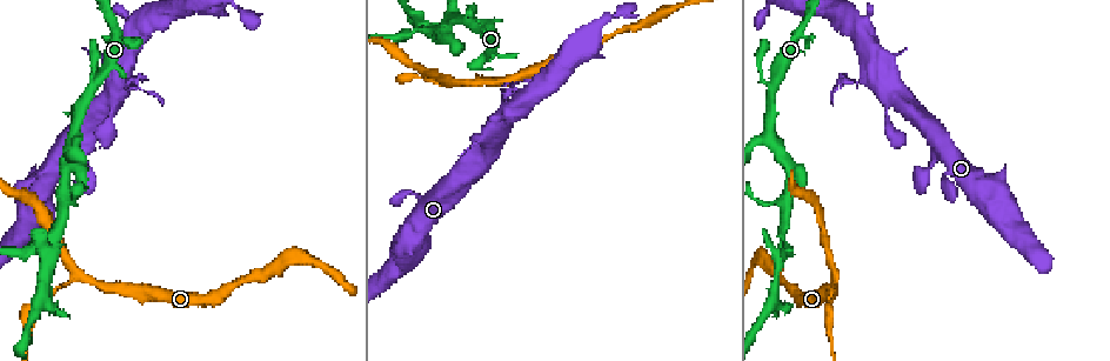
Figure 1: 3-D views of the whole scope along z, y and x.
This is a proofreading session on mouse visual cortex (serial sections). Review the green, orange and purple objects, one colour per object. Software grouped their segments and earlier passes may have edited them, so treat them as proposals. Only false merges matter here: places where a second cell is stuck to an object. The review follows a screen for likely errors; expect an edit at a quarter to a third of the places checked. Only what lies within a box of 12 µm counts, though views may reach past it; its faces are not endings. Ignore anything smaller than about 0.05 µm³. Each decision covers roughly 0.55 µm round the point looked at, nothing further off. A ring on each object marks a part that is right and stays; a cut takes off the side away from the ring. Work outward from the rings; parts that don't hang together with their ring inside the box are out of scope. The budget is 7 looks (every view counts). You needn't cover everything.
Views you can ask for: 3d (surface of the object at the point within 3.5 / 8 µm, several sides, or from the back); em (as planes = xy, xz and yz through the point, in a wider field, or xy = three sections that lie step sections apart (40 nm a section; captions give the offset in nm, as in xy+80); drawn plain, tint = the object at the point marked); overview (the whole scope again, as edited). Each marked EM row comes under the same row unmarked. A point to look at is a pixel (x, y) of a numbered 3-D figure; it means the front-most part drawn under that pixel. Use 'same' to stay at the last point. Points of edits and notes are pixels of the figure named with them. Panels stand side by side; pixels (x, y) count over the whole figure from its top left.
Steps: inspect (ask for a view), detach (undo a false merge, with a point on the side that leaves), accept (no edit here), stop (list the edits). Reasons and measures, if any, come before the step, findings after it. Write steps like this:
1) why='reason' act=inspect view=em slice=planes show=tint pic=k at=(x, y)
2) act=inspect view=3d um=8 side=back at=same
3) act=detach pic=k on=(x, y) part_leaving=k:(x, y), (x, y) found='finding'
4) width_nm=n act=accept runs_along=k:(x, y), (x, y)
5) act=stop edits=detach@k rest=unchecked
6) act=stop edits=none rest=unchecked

why='three arms meet' act=inspect view=3d um=3.5 pic=1 at=(84, 275)

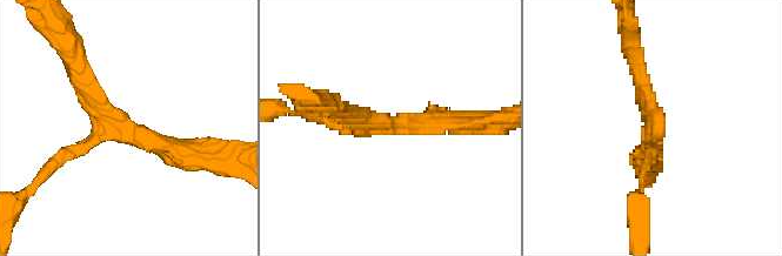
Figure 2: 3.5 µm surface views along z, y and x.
arms=3 arm_widths_nm=150,200,250 why='need the tissue' act=inspect view=em slice=planes show=tint pic=2 at=(388, 125)

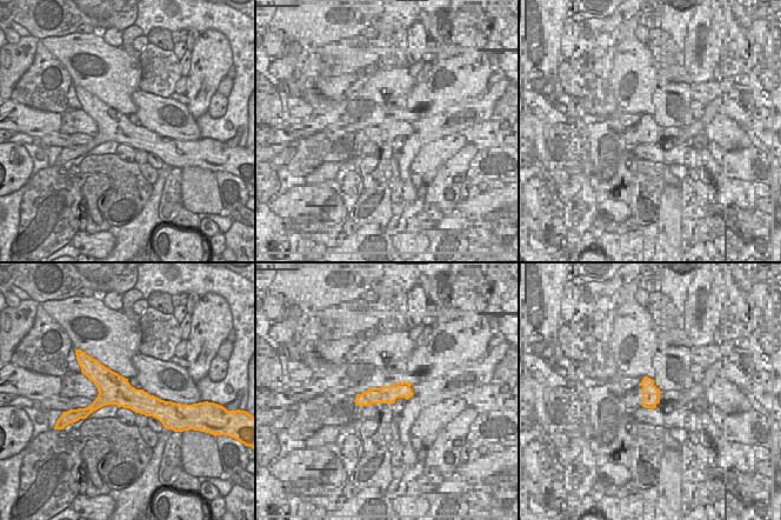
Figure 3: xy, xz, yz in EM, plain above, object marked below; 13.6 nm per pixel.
width_nm=420 act=accept runs_along=2:(196, 157), (132, 135), (78, 71) found='one cell here'

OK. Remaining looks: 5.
why='sharp bend' act=inspect view=3d um=3.5 pic=1 at=(92, 89)

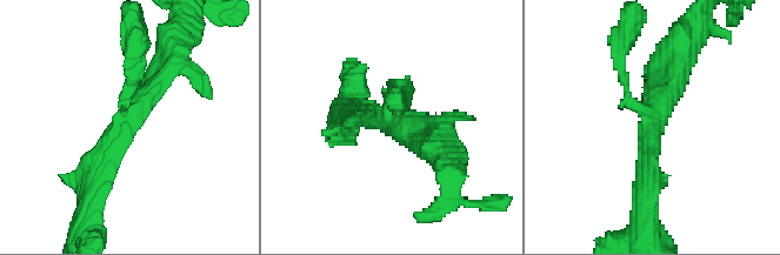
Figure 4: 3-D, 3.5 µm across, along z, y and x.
arms=3 arm_widths_nm=150,300,350 act=inspect view=em slice=xy step=5 show=tint pic=4 at=(649, 117)

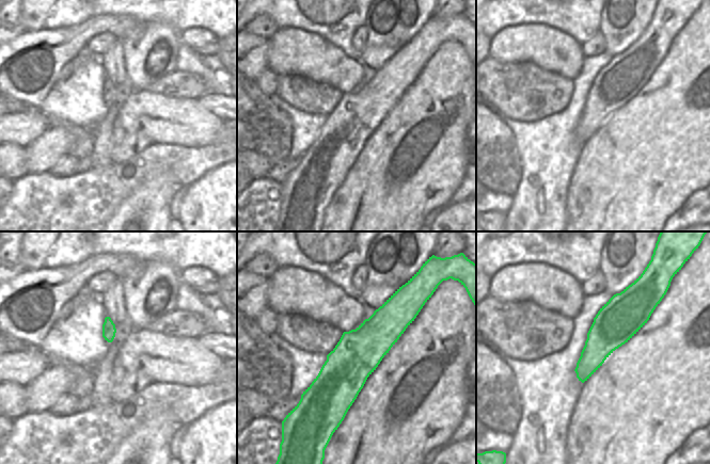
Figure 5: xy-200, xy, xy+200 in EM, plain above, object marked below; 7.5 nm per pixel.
act=accept runs_along=4:(167, 59), (106, 149), (95, 186) found='one cell here'

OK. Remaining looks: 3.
why='branch point' act=inspect view=3d um=3.5 pic=1 at=(55, 237)

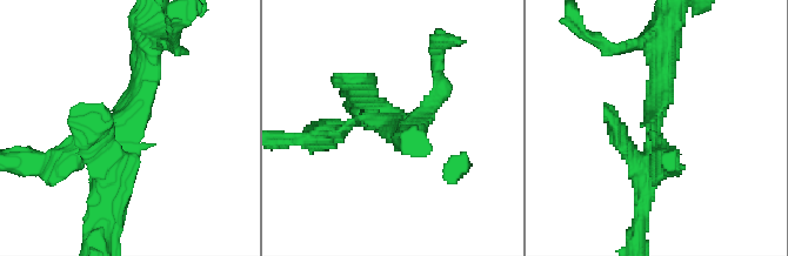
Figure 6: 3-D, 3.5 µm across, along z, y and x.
arms=3 arm_widths_nm=200,300,400 act=inspect view=em slice=xy step=2 show=tint pic=6 at=(388, 122)

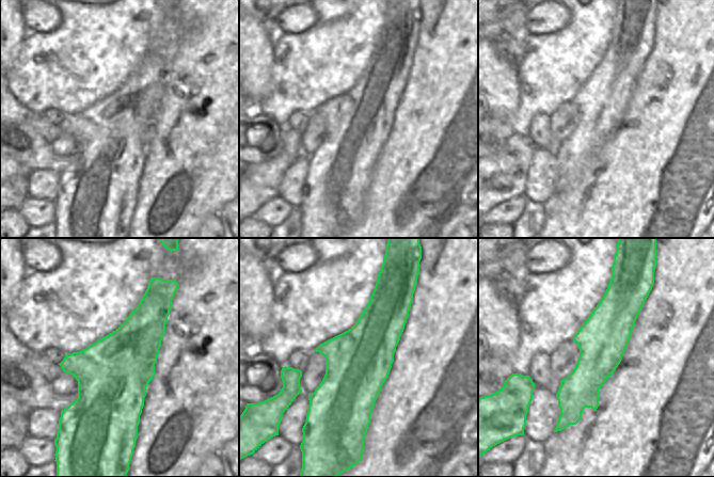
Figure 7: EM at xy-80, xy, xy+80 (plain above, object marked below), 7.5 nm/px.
width_nm=500 act=detach pic=6 on=(58, 149) part_leaving=6:(353, 122), (309, 141), (292, 141) found='two cells meet here'

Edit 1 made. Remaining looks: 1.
act=stop edits=detach@6 rest=unchecked

